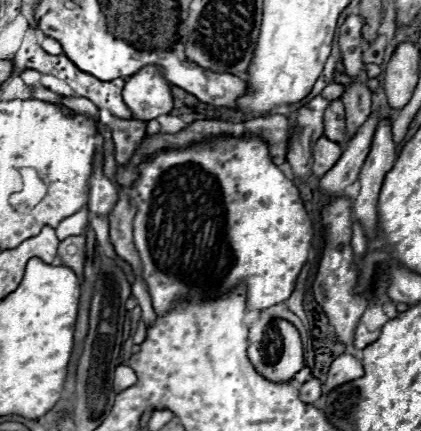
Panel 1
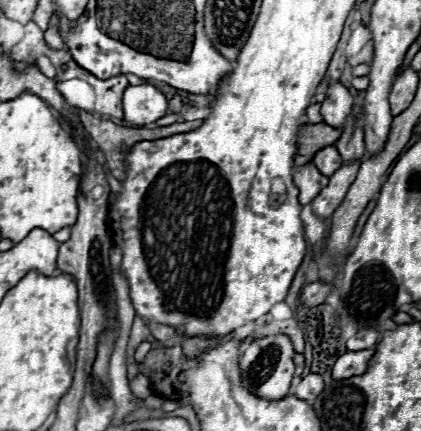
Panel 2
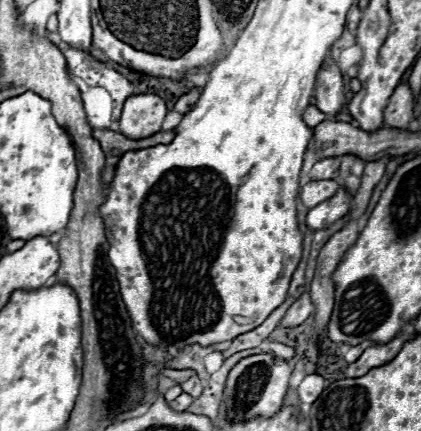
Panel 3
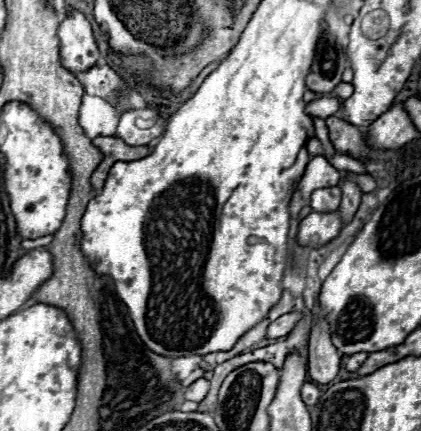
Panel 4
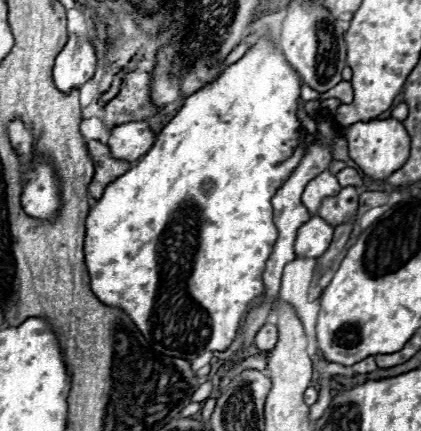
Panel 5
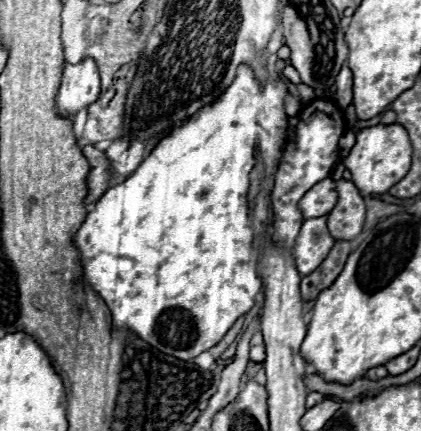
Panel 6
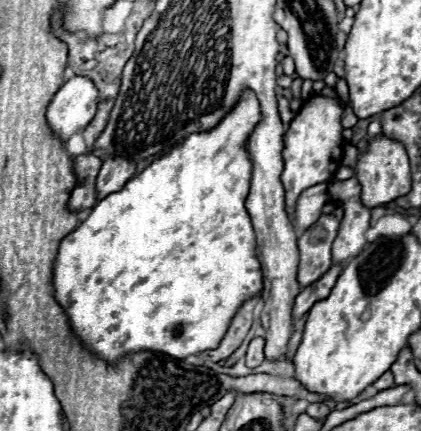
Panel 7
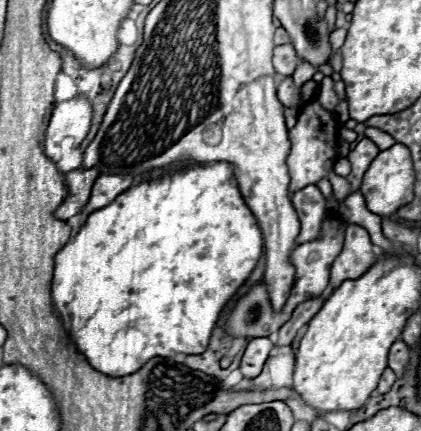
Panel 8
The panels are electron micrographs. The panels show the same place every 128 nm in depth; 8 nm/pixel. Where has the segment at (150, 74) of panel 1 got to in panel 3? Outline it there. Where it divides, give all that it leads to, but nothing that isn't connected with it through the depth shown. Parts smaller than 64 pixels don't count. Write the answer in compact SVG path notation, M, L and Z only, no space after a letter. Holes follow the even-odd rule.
M156 94L130 96L122 110L120 132L130 140L148 138L160 132L166 112L168 112L166 104Z

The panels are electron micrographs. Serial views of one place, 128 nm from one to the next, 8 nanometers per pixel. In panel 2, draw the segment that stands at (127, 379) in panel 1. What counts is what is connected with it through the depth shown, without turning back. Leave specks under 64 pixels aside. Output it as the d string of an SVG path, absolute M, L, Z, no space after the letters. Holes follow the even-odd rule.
M136 376L136 378L130 382L130 388L132 388L132 392L134 392L136 396L140 396L140 398L148 398L148 396L154 394L154 390L150 388L150 380L148 380L146 376Z

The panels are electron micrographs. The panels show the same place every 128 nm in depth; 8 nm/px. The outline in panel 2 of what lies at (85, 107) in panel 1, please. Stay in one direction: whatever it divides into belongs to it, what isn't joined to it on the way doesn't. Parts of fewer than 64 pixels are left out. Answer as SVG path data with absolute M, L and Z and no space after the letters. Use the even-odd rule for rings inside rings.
M80 110L80 120L82 120L84 130L90 134L90 138L104 152L106 166L116 180L124 180L124 176L126 176L124 174L124 158L136 142L160 140L160 138L182 134L182 132L188 132L188 130L200 126L200 120L194 120L194 122L160 126L160 128L152 128L152 130L150 128L124 128L110 120L98 120L84 110ZM122 144L124 144L124 156L122 156Z

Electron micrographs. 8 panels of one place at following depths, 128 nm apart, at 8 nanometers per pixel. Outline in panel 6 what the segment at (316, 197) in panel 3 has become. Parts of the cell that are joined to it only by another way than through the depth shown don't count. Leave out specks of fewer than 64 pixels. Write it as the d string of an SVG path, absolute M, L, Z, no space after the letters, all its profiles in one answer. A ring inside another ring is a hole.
M338 180L336 192L338 204L328 214L328 230L334 236L334 240L350 242L362 232L366 220L364 198L360 196L352 180Z

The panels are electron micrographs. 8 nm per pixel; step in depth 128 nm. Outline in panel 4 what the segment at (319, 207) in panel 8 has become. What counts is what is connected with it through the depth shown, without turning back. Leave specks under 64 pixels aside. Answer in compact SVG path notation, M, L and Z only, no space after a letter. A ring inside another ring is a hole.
M314 156L306 166L306 172L298 184L298 190L308 202L310 200L308 196L314 190L332 188L332 186L338 186L338 182L340 182L340 172L324 156Z

